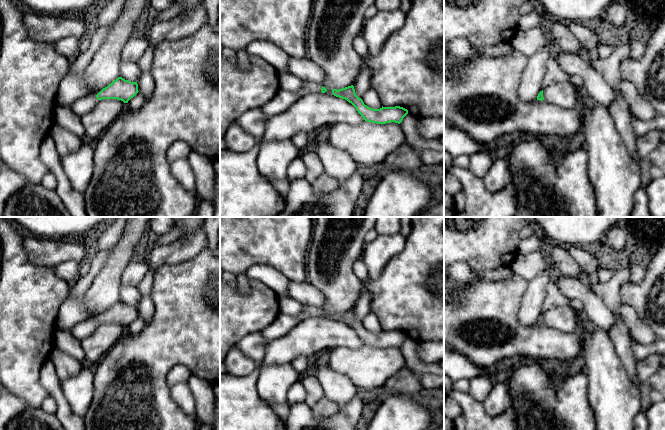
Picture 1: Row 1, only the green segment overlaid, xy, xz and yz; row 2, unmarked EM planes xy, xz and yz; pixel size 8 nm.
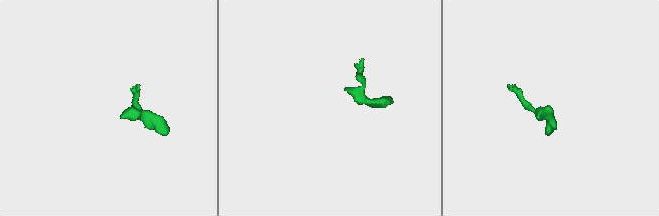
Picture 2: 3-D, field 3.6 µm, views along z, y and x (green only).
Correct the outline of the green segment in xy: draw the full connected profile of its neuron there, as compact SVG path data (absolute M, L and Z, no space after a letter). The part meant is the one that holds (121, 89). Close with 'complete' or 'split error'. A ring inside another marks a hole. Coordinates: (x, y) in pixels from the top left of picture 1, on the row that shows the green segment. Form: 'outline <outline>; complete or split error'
outline M118 77L107 87L103 88L96 96L85 95L73 102L70 108L76 115L81 117L90 111L99 100L118 99L124 103L128 103L138 92L137 82L131 82Z; split error

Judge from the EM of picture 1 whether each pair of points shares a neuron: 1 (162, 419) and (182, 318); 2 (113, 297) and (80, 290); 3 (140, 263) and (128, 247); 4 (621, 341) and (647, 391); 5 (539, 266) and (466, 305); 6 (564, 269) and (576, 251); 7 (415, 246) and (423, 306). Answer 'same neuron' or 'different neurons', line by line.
1: same neuron
2: different neurons
3: different neurons
4: same neuron
5: different neurons
6: different neurons
7: same neuron

